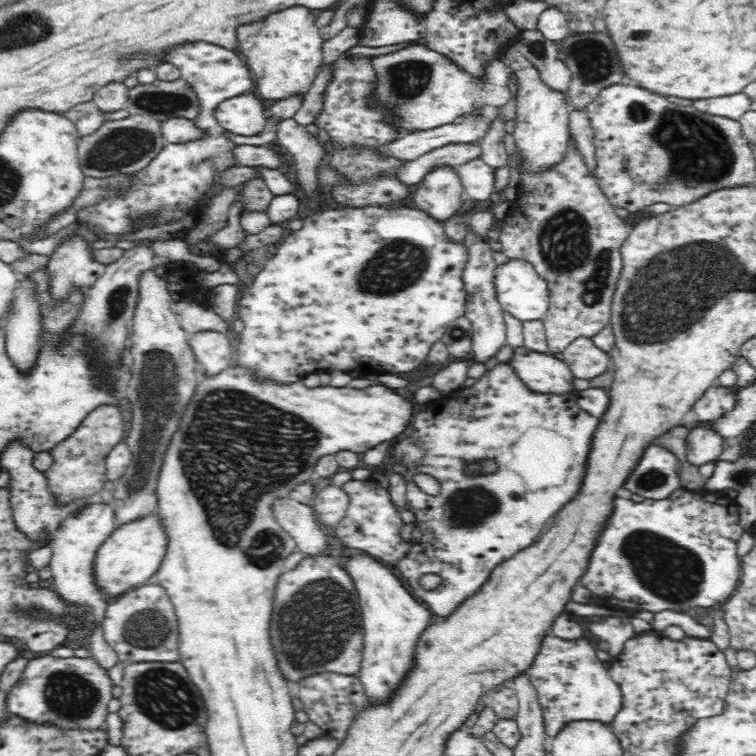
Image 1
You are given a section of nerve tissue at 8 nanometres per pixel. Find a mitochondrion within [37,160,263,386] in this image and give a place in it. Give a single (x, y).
(117, 303)

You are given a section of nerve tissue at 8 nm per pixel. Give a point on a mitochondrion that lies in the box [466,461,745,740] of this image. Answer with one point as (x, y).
(678, 574)

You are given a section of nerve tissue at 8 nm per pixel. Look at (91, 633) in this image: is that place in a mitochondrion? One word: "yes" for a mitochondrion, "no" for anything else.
no

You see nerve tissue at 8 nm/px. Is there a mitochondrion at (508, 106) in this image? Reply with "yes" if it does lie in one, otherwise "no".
no

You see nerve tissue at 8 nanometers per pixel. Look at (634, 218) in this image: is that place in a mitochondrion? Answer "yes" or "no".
no

